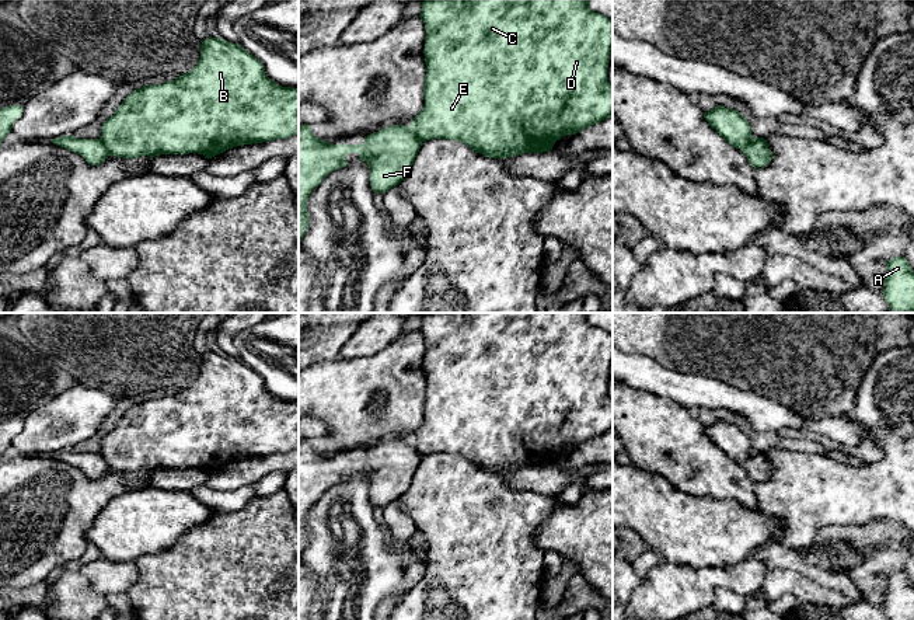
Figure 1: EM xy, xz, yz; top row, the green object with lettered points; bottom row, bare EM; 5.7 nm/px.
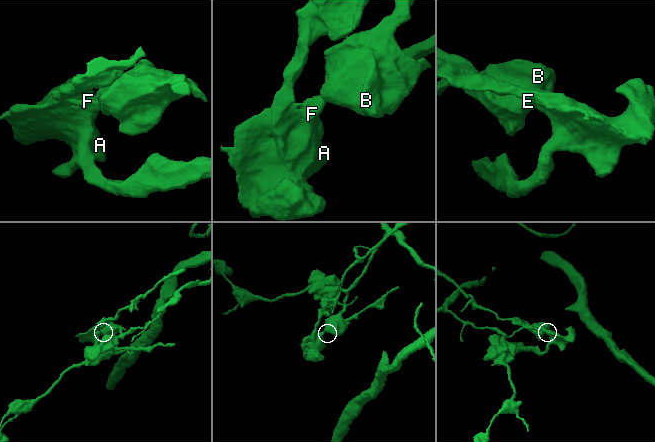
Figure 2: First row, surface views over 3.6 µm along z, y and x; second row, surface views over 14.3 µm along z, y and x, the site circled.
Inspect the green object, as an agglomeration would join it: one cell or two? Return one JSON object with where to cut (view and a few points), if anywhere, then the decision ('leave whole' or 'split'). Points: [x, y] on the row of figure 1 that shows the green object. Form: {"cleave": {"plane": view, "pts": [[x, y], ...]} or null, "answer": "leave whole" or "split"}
{"cleave": {"plane": "xy", "pts": [[98, 139], [110, 154]]}, "answer": "split"}

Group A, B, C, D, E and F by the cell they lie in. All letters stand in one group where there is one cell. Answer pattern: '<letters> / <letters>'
A F / B C D E

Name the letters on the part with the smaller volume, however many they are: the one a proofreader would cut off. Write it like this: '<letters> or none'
A, F

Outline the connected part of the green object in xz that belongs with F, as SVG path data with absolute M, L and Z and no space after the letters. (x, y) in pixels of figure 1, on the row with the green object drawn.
M308 123L299 125L299 248L308 227L310 194L329 173L346 167L349 153L367 163L373 191L384 194L408 177L421 146L411 125L387 126L364 136L363 144L327 143L311 133Z

